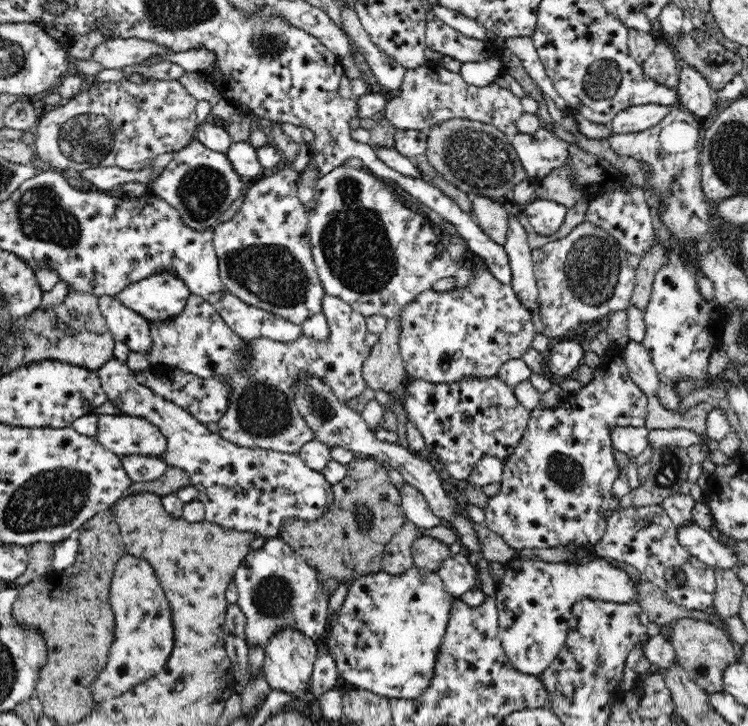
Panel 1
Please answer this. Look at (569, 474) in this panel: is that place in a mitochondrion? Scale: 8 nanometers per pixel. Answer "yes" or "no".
yes

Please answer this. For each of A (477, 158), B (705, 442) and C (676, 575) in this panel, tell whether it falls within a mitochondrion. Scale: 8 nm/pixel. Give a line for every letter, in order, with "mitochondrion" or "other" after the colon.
A: mitochondrion
B: other
C: other

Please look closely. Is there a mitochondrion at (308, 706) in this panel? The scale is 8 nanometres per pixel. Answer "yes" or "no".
no

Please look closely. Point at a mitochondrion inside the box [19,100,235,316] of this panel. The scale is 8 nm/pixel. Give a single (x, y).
(84, 139)

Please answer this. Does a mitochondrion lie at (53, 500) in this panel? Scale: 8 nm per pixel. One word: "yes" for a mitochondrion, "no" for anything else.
yes

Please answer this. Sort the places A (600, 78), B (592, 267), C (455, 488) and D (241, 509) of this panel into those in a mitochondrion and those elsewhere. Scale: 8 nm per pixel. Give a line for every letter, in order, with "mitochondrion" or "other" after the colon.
A: mitochondrion
B: mitochondrion
C: other
D: other

